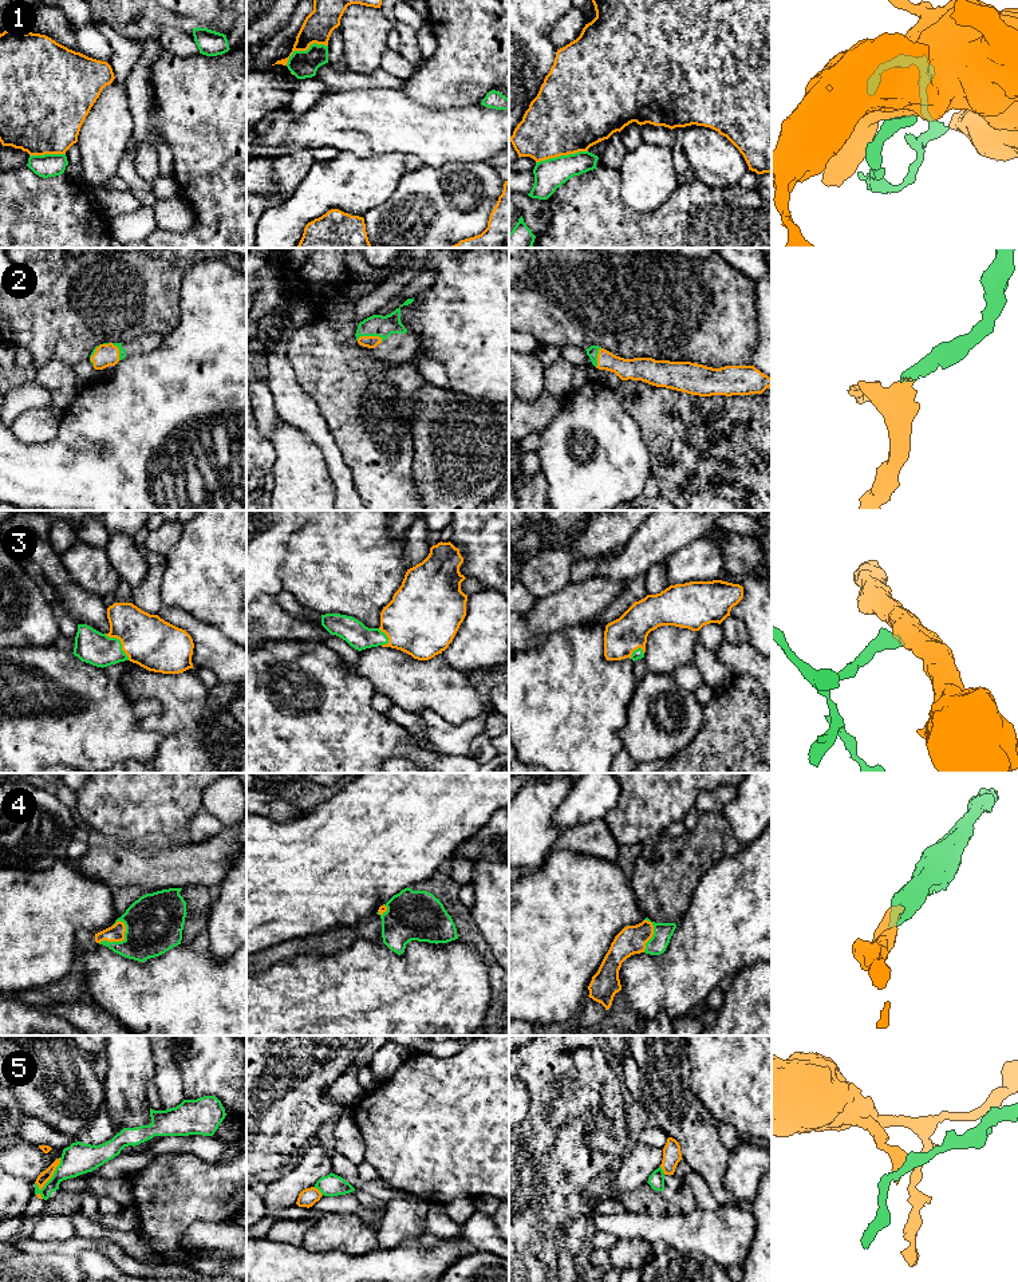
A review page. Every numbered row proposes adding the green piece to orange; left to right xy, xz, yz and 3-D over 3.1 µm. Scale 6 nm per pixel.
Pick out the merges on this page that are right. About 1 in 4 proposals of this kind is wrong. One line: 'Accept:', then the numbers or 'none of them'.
Accept: 1, 2, 3, 4

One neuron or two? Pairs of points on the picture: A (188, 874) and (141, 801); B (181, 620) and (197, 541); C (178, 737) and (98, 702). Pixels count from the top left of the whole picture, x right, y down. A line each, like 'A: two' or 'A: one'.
A: two
B: two
C: two

